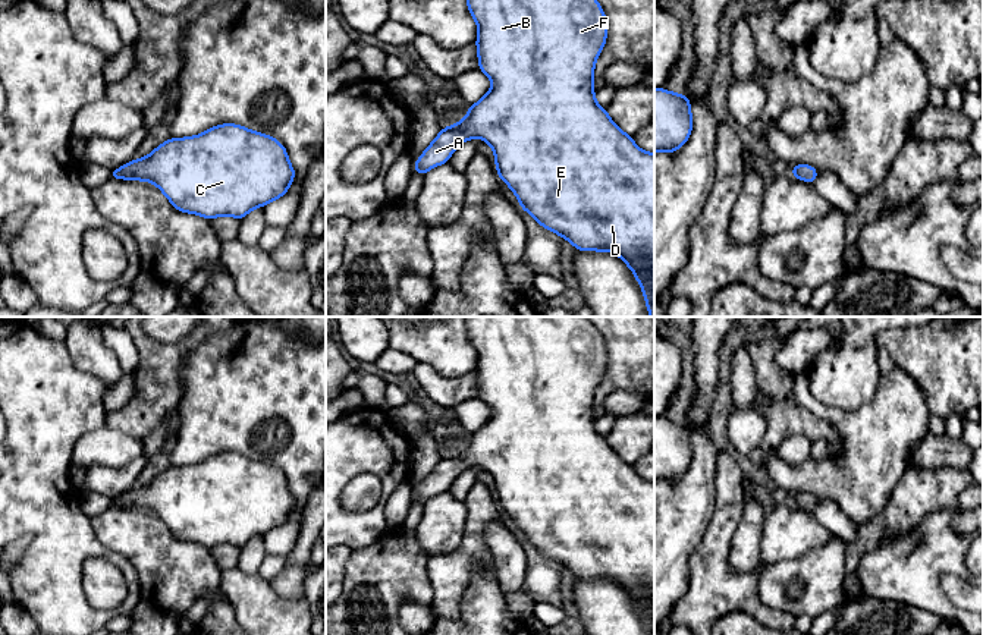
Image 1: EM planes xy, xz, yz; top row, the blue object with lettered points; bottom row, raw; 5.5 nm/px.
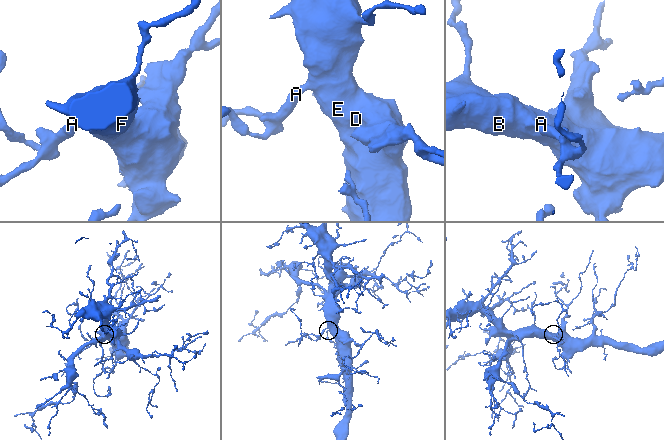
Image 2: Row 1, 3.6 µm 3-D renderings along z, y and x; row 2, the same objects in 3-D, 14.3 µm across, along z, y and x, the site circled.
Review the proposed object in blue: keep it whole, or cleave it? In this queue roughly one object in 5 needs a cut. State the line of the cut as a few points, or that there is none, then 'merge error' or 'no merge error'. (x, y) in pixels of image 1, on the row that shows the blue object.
no cut; no merge error

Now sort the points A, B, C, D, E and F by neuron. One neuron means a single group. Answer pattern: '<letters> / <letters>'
A B C D E F

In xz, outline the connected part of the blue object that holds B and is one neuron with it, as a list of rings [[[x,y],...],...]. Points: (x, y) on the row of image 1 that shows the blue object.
[[[467,0],[468,12],[474,18],[477,34],[478,70],[492,79],[490,91],[475,104],[469,106],[467,116],[452,126],[445,126],[433,142],[424,150],[414,172],[424,175],[449,161],[453,151],[472,138],[484,139],[494,151],[496,170],[516,195],[519,207],[531,214],[540,226],[568,239],[578,251],[607,251],[616,254],[634,273],[643,289],[650,317],[654,317],[654,154],[638,148],[631,135],[622,132],[609,117],[606,109],[594,98],[594,65],[607,38],[606,15],[597,0]]]

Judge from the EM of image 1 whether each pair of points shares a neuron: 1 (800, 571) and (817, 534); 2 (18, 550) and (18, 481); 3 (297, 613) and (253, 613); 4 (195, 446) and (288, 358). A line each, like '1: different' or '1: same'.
1: different
2: different
3: same
4: same

